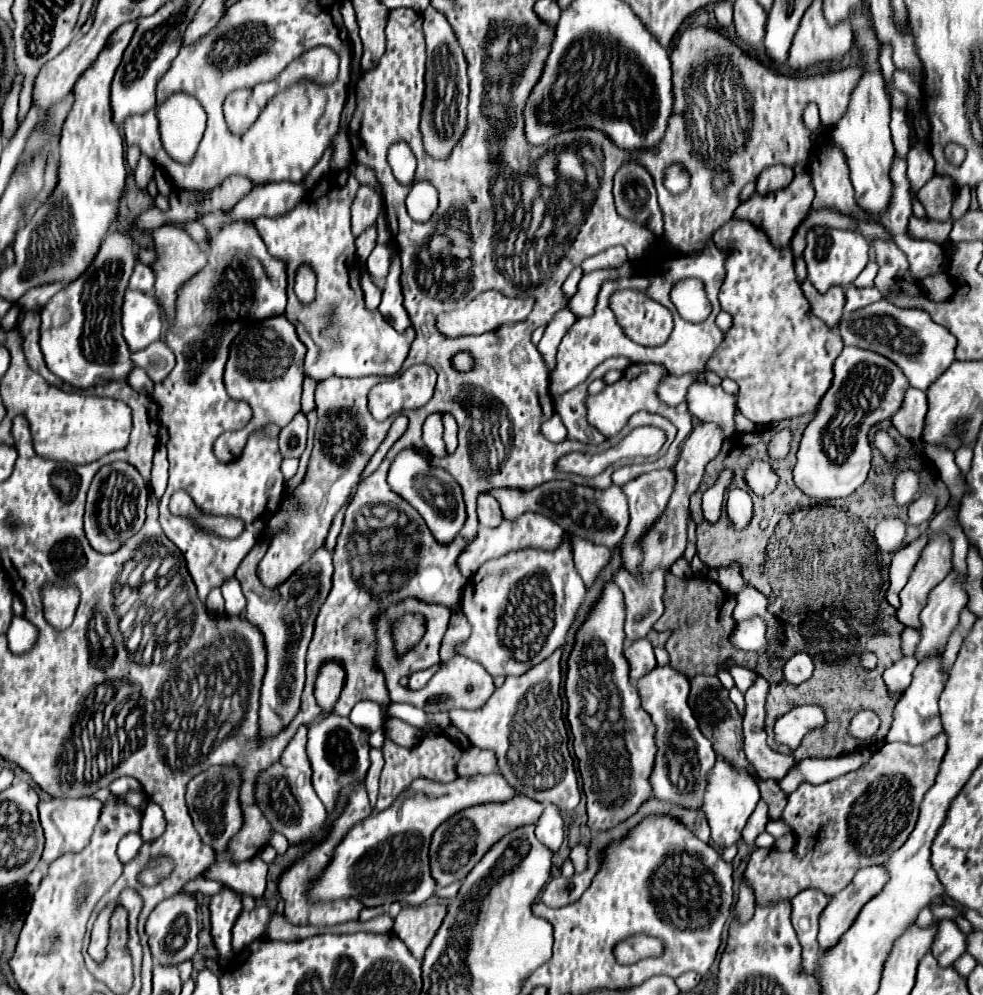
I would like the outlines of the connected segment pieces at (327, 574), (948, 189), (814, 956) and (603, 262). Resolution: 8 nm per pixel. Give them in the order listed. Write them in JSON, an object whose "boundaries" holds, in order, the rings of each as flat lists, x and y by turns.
{"boundaries":[[[323,545,315,549,311,559,297,569,289,581,279,587,263,587,257,575,257,563,263,559,263,547,253,547,245,561,237,567,235,577,241,583,243,595,247,599,245,617,261,629,267,643,267,673,261,687,261,735,277,735,297,713,299,697,305,685,305,651,311,641,313,621,319,613,321,603,325,601,331,589,331,565,333,553]],[[935,175,927,185,923,185,919,189,917,199,923,203,929,219,949,221,951,219,951,207,955,203,955,193,957,193,957,187,951,181,951,177]],[[805,889,791,899,791,923,797,931,797,939,802,947,802,969,809,975,817,973,820,956,817,942,818,921,827,903,829,897,817,889]],[[611,247,583,261,581,269,583,273,591,273,591,271,597,271,597,269,607,269,607,267,619,267,627,261,627,251,625,247]]]}

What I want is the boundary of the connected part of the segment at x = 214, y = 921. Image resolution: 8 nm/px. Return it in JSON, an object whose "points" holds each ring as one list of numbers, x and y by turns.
{"points":[[221,889,219,895,211,895,209,901,209,919,211,919,211,937,213,945,219,951,219,961,233,959,231,947,231,929,241,913,241,895,235,895,233,889]]}

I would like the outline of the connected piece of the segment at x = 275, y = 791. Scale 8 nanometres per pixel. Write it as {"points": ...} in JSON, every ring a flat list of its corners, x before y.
{"points":[[301,725,295,737,289,741,289,745,283,749,279,761,261,771,255,781,257,807,271,823,271,829,283,833,291,843,315,835,327,823,327,811,311,785,311,767,309,759,305,757,305,741,307,741,307,729]]}

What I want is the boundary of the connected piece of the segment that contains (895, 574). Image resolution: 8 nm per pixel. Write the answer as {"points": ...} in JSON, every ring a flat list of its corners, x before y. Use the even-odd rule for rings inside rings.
{"points":[[921,535,917,541,913,541,911,545,905,545,903,549,899,549,893,559,891,559,891,565,889,565,889,587,887,587,887,593,899,593,923,549,927,541,927,535]]}

